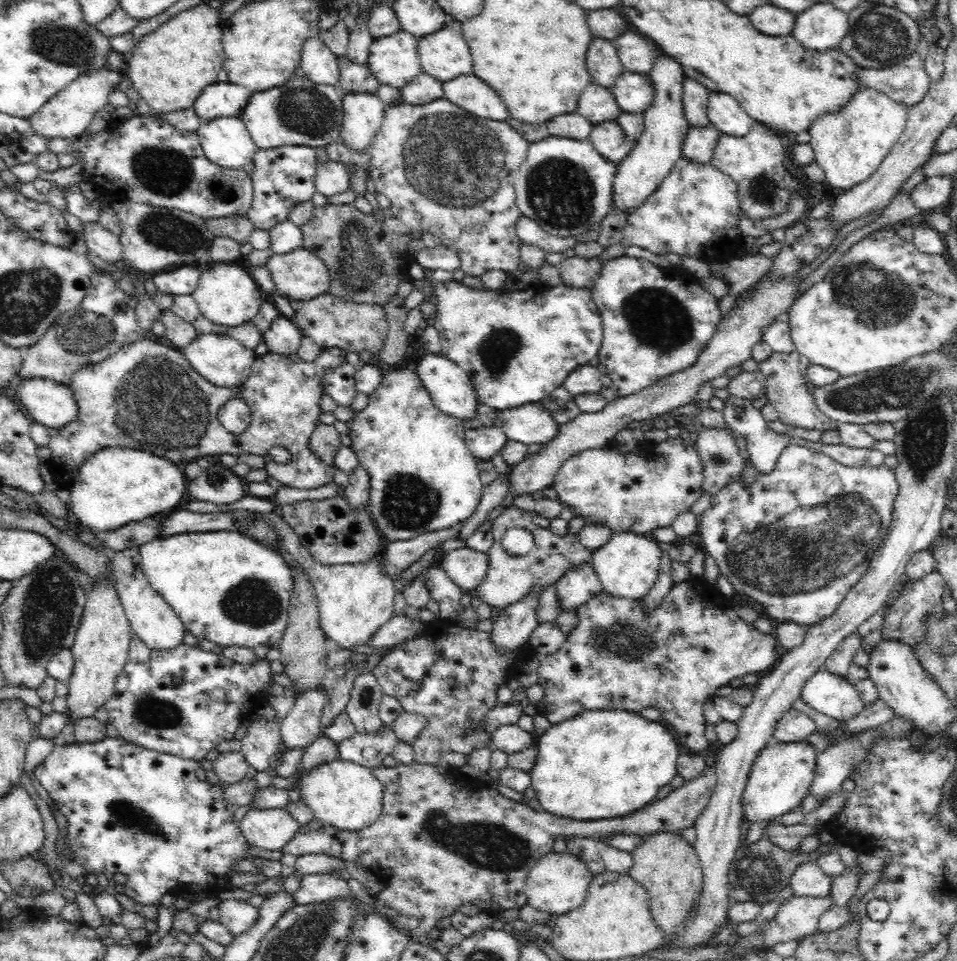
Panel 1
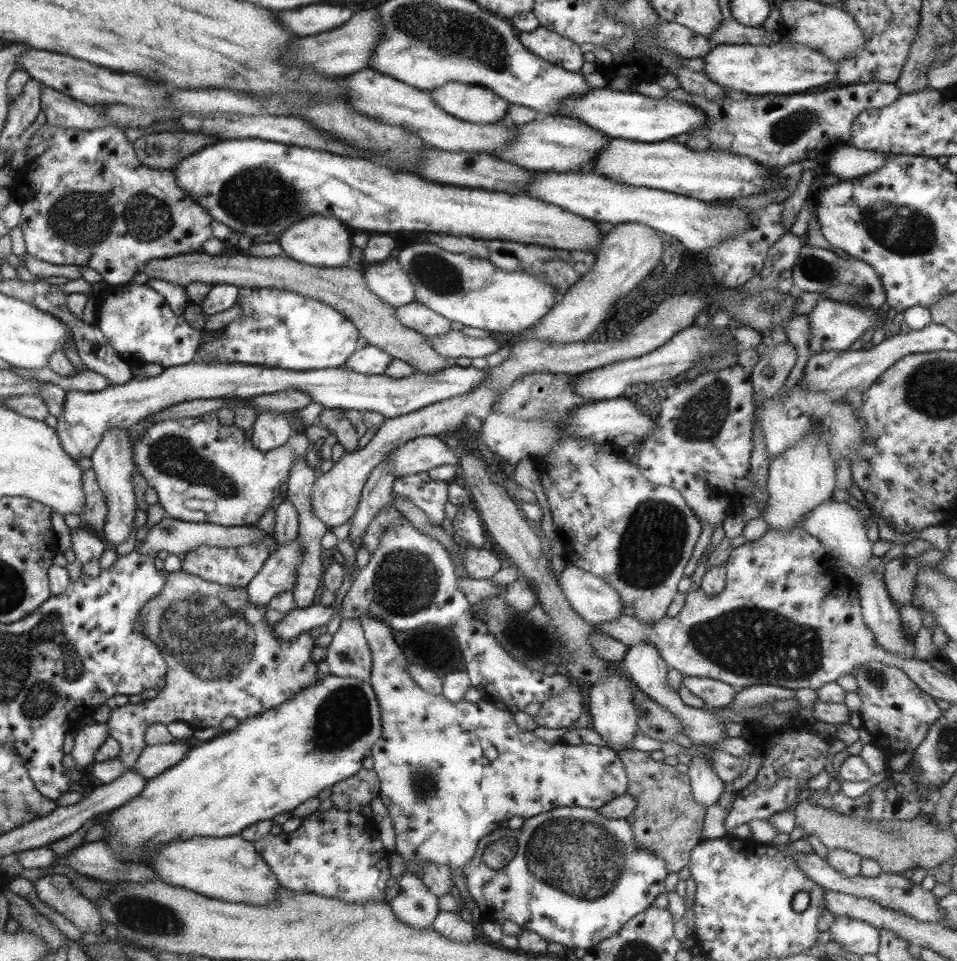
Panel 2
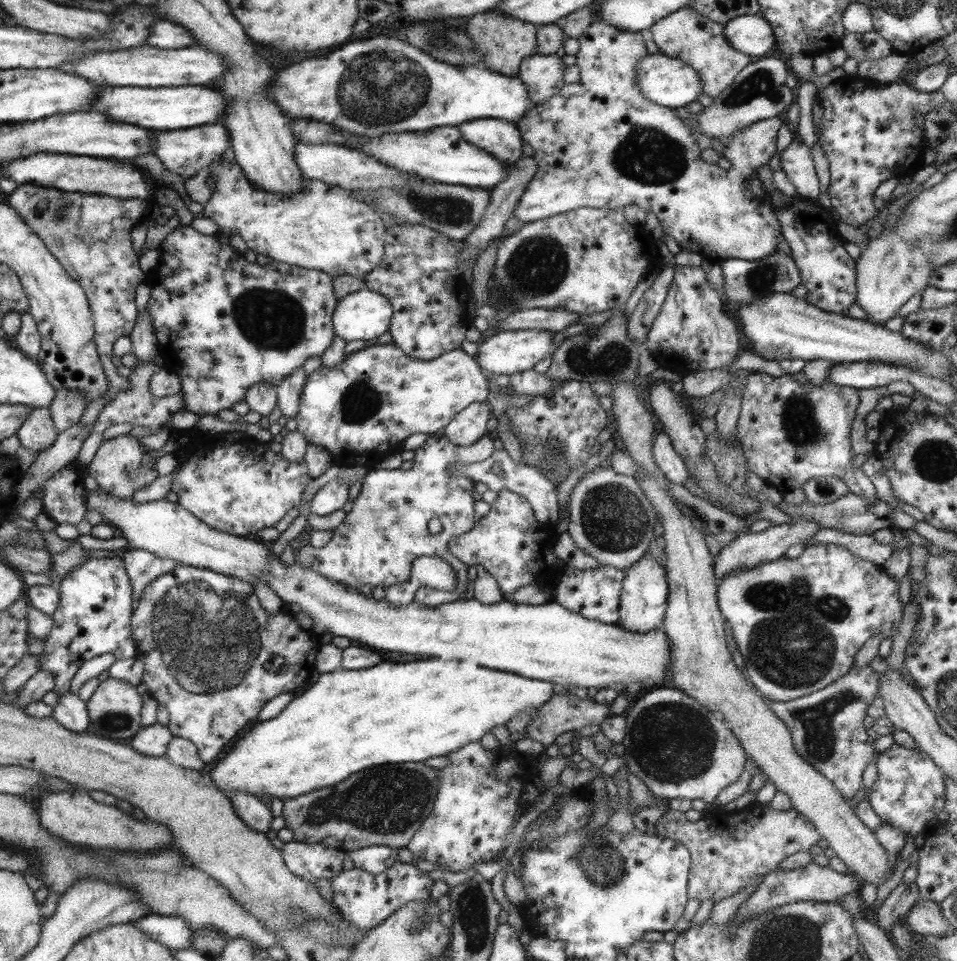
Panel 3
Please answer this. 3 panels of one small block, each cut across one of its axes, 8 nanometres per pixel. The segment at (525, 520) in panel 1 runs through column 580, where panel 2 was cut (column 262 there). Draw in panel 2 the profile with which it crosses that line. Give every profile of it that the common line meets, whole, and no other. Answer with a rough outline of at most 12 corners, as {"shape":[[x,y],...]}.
{"shape":[[263,544],[199,546],[181,570],[245,588],[269,558]]}

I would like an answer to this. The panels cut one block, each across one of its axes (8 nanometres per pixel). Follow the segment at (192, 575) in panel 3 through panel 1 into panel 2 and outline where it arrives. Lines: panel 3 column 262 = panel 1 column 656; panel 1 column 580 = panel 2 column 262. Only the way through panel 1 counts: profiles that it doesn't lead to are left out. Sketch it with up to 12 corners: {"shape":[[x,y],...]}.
{"shape":[[165,572],[139,614],[167,660],[113,708],[129,770],[153,724],[217,728],[315,686],[245,588]]}

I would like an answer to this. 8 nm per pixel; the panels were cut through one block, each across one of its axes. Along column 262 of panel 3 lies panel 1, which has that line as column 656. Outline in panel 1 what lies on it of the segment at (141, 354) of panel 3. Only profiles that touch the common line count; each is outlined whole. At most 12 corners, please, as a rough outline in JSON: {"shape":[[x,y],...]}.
{"shape":[[698,444],[568,458],[550,488],[586,524],[650,536],[702,502]]}

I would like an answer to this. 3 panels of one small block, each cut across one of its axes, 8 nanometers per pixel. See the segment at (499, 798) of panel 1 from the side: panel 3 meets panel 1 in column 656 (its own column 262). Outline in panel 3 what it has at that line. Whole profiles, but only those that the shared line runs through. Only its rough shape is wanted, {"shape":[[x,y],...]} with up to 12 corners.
{"shape":[[233,792],[237,816],[253,830],[271,830],[271,808],[249,792]]}

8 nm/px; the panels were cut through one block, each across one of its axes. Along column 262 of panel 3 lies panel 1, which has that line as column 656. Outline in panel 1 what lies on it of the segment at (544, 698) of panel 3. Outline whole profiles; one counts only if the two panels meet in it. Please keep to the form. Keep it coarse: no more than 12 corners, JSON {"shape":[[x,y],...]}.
{"shape":[[626,710],[536,738],[544,812],[598,822],[652,804],[678,742]]}

